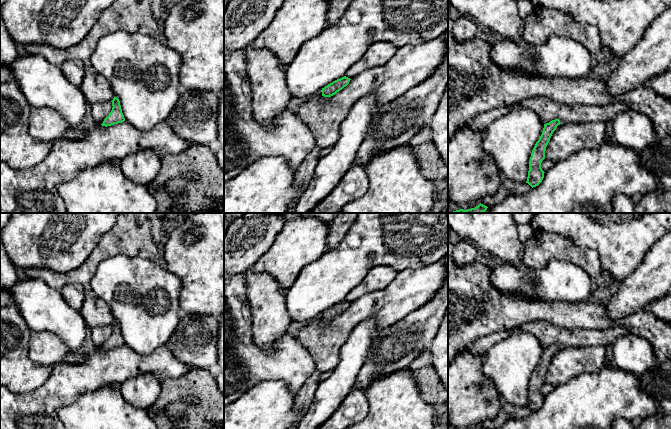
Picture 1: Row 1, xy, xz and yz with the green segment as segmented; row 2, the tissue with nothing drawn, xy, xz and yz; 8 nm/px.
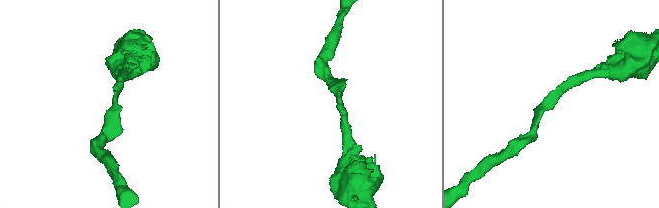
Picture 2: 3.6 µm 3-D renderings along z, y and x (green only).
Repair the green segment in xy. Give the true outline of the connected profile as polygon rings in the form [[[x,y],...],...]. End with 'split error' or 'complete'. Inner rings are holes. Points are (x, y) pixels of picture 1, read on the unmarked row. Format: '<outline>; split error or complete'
[[[114,321],[112,326],[112,334],[109,339],[104,343],[102,350],[111,350],[114,348],[122,347],[125,345],[124,339],[122,337],[120,325],[117,321]]]; complete

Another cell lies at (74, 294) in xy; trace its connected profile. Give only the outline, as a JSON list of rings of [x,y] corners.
[[[72,283],[65,285],[61,290],[65,301],[74,309],[80,310],[85,300],[85,289],[83,285]]]

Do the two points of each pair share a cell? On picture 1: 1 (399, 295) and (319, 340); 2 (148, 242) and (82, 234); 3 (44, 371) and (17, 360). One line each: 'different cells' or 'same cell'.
1: same cell
2: different cells
3: same cell

